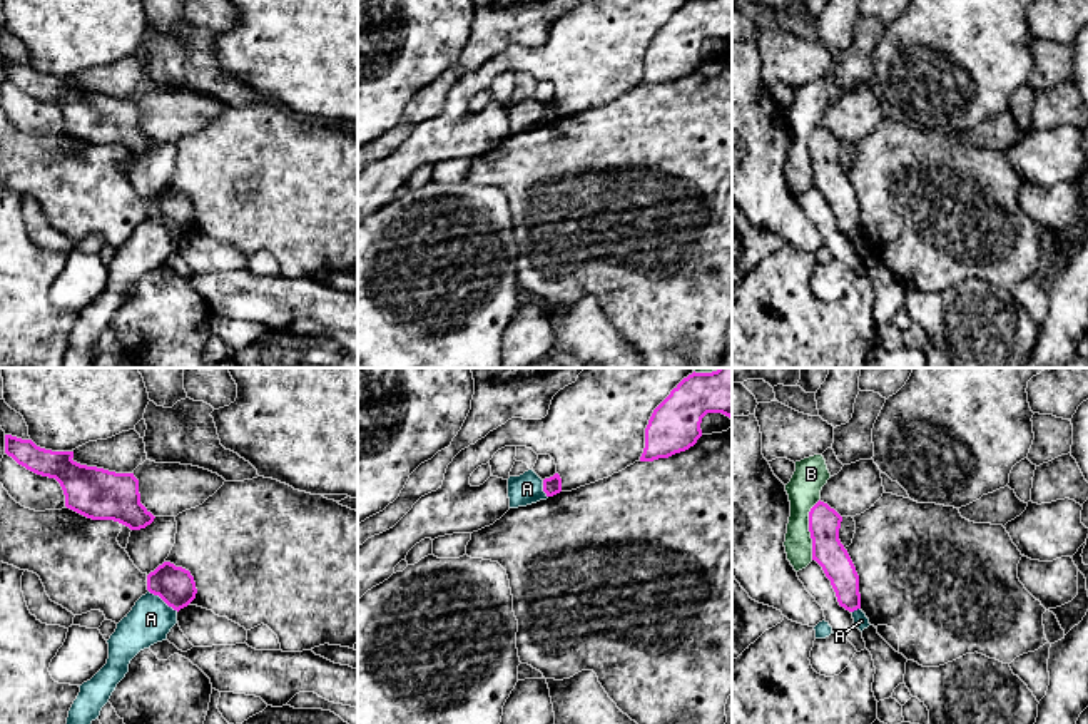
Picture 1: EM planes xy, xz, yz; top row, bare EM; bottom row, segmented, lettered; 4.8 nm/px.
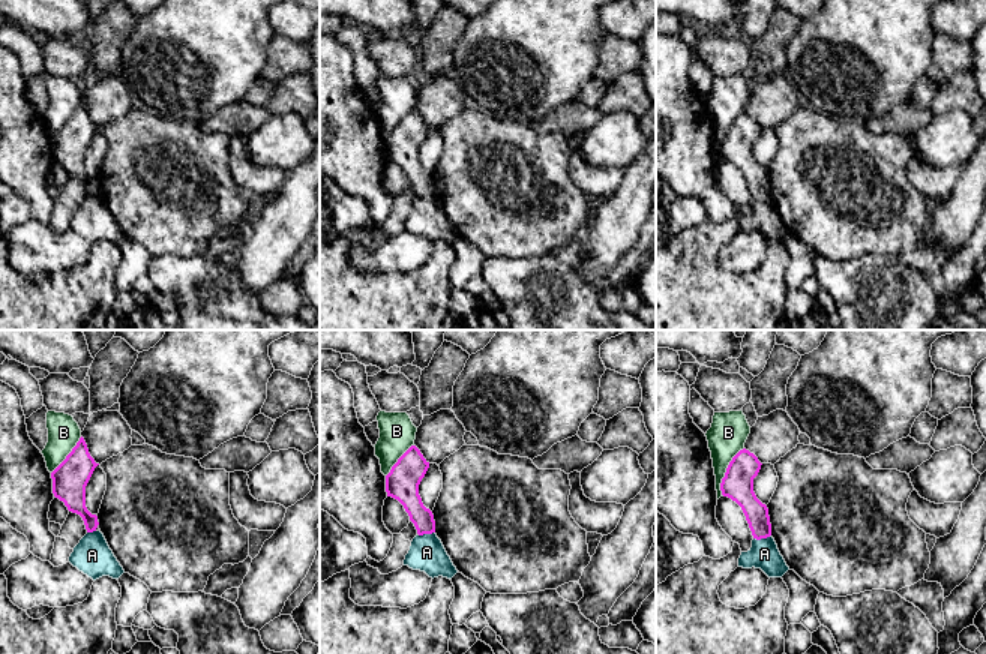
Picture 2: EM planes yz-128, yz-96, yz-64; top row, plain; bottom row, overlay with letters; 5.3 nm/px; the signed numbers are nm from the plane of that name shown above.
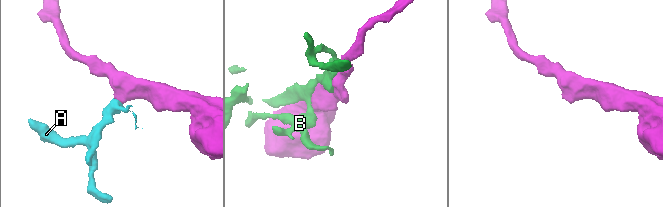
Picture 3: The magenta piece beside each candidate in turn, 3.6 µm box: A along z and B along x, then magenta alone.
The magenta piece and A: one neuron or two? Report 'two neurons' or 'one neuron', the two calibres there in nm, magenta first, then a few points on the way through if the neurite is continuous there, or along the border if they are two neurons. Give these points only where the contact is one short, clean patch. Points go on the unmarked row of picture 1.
two neurons; calibres 180 and 220 nm; border xy (149, 216), (177, 236)

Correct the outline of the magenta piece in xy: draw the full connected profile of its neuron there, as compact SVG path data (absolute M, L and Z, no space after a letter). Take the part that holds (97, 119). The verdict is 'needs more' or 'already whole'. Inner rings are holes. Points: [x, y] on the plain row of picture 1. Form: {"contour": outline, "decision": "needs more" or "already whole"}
{"contour": "M5 60L5 79L27 95L55 104L65 132L92 145L114 145L130 156L145 154L154 140L140 129L134 99L115 99L74 87L74 77L52 77L32 65Z", "decision": "already whole"}

